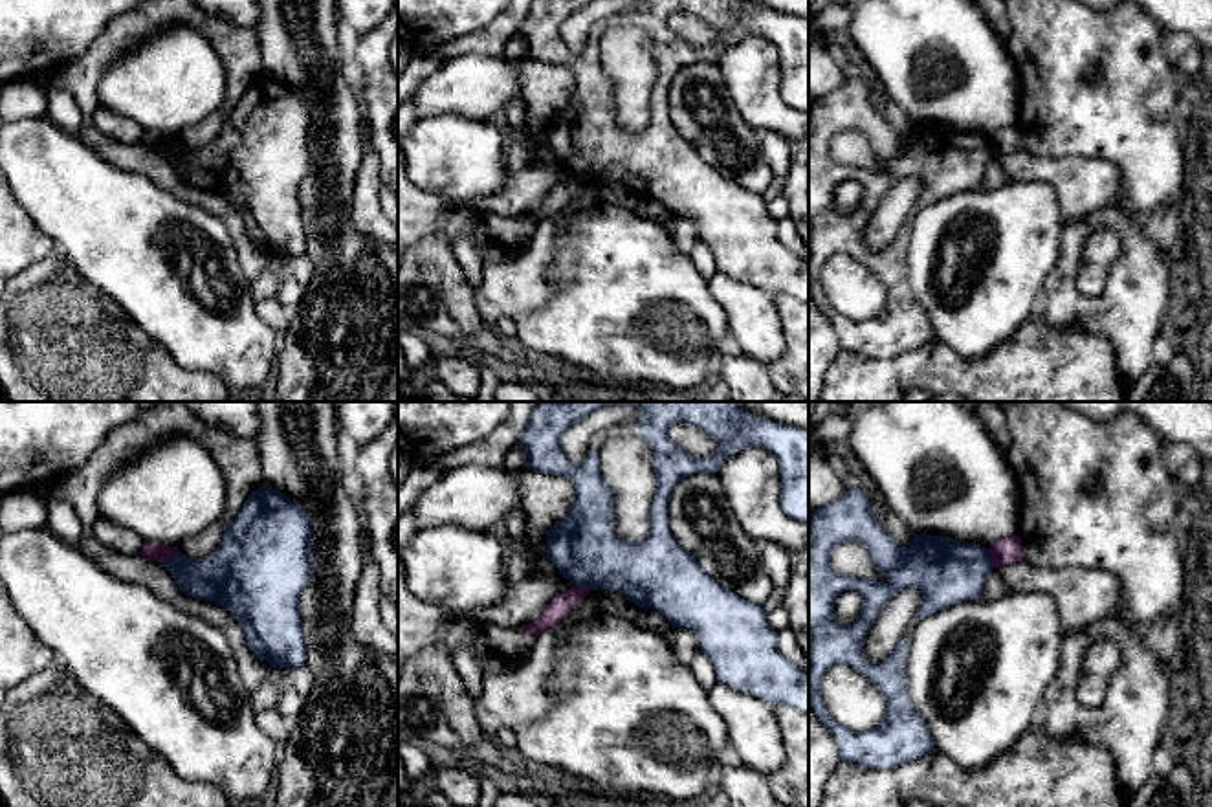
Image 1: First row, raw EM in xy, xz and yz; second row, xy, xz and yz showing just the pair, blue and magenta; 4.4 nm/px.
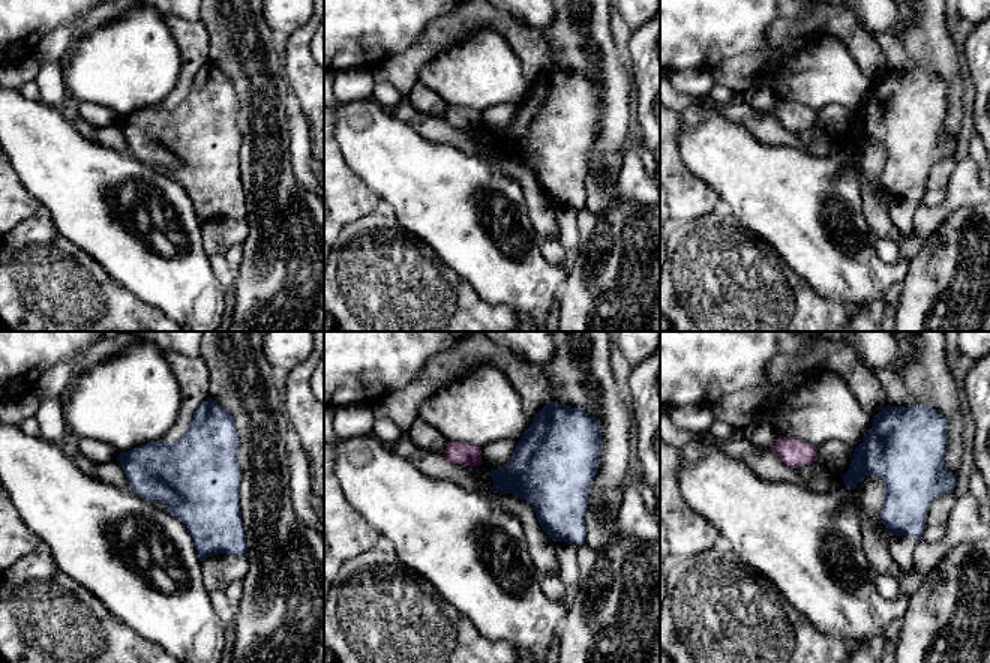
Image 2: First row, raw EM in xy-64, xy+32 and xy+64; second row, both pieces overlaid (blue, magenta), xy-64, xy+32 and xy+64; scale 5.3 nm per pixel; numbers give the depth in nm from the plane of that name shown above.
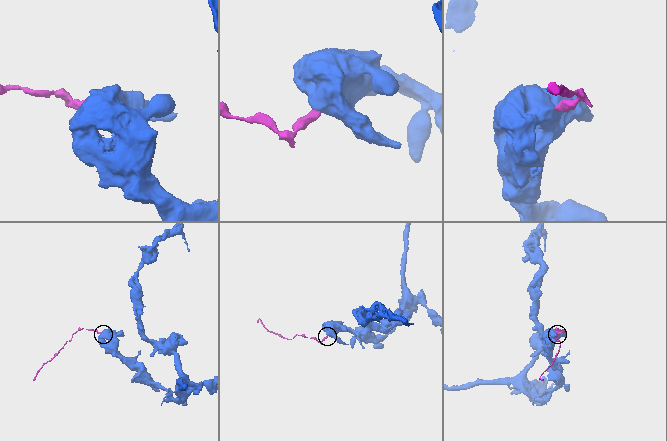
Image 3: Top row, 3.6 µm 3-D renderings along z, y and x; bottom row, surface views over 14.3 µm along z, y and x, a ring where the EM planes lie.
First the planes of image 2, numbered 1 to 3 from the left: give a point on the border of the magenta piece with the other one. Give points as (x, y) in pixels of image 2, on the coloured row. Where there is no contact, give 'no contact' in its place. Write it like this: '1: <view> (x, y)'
1: no contact
2: no contact
3: no contact

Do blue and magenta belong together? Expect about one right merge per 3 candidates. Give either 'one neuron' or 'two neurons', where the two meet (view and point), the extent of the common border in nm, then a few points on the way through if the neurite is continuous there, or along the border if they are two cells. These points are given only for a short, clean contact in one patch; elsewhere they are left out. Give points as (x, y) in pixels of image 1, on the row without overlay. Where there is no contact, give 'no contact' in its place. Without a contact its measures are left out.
two neurons; contact xy (173, 145); length 90 nm; border xy (176, 138), (164, 153)

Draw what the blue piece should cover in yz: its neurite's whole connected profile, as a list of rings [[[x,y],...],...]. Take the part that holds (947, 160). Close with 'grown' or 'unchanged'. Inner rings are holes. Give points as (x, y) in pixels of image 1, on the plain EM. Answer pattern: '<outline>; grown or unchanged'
[[[851,75],[838,90],[812,99],[809,105],[809,281],[818,308],[829,317],[845,352],[856,352],[865,358],[893,358],[900,352],[931,343],[933,332],[930,319],[913,297],[908,286],[906,257],[909,233],[900,229],[897,237],[882,249],[871,251],[864,244],[864,229],[876,211],[882,196],[902,178],[919,178],[922,191],[917,198],[915,211],[930,205],[953,193],[977,189],[983,185],[988,161],[994,158],[990,139],[963,132],[946,125],[913,123],[909,136],[900,136],[871,101],[865,83]],[[858,130],[867,138],[871,154],[884,161],[886,169],[842,165],[831,158],[831,141],[838,132]],[[843,180],[854,180],[864,187],[860,205],[843,216],[834,207],[834,189]],[[834,253],[847,253],[869,268],[884,284],[887,303],[884,310],[867,321],[853,321],[836,312],[825,297],[821,286],[821,270]]]; unchanged

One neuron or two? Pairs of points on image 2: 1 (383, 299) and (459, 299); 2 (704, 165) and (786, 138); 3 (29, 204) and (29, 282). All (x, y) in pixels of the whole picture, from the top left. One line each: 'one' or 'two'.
1: one
2: two
3: two

